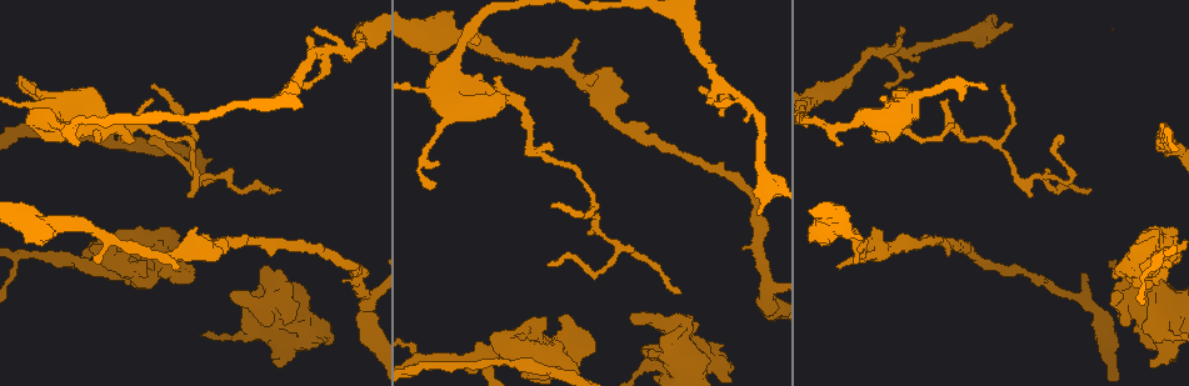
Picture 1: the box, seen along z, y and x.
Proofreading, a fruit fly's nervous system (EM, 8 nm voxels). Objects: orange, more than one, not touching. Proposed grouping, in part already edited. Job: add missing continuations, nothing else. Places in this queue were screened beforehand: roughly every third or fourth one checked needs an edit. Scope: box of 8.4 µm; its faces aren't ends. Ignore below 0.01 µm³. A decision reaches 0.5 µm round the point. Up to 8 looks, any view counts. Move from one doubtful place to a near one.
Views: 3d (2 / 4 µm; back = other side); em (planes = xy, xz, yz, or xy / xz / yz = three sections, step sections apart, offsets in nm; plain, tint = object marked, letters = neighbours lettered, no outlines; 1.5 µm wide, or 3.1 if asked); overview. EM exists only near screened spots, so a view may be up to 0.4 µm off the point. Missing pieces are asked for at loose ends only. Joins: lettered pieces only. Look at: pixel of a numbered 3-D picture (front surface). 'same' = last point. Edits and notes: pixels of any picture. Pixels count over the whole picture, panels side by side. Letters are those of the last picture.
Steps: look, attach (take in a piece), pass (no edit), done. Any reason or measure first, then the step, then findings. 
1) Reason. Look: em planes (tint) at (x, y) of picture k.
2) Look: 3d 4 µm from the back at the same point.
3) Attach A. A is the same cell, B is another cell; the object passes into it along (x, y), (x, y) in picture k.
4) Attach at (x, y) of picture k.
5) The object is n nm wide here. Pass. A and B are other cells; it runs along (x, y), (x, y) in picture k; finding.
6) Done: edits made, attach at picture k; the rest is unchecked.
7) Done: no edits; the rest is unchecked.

Thin end. Look: em planes (tint) at (148, 143) of picture 1.

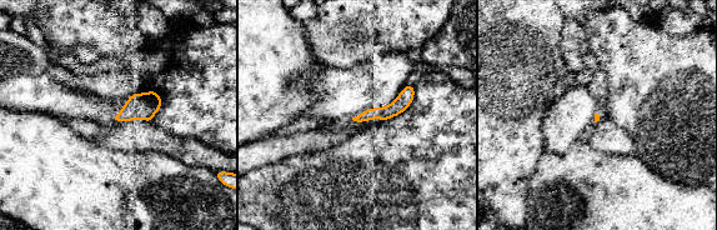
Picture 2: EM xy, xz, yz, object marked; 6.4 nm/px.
What lies round it. Look: em planes (letters) at the same point.

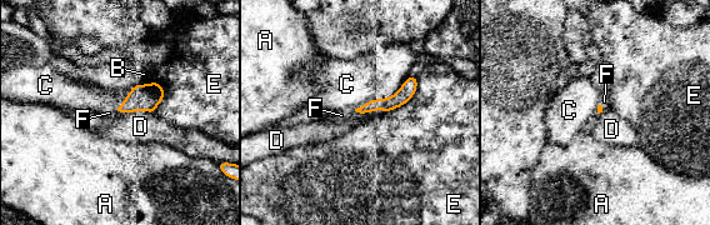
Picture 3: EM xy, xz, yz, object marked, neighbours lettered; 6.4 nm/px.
Attach F. F is the same cell, A, B, C, D and E are other cells; the neuron continues.

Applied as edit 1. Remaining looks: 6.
Tapers out. Look: 3d 2 µm at (945, 101) of picture 1.

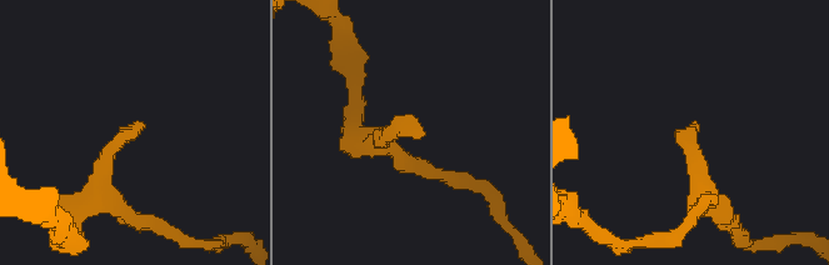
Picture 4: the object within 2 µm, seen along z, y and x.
Need the tissue. Look: em planes (letters) at (138, 123) of picture 4.

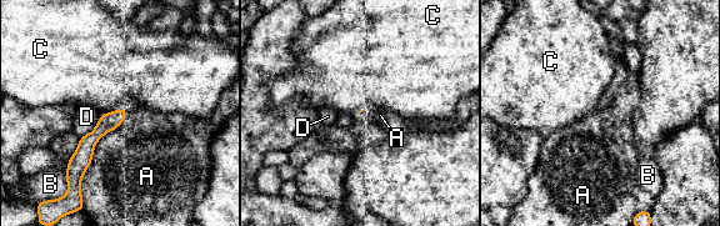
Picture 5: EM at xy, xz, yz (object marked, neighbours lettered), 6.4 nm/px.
Pass. A, B, C and D are other cells; none of them fits.

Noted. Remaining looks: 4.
Look: em planes (letters) at (857, 262) of picture 1.

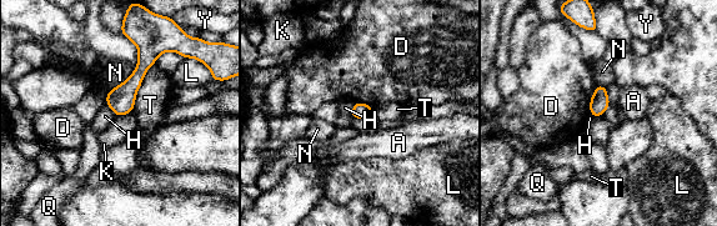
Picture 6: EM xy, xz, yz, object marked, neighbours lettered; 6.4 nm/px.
The longest contact is with T, 360 nm. Pass. A, D, H, K, L, N, Q, T and Y are other cells; a border runs along (131, 111), (116, 116) in picture 6; no lettered piece goes on from it.

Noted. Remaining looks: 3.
Done: edits made, attach at picture 3; the rest is unchecked.

